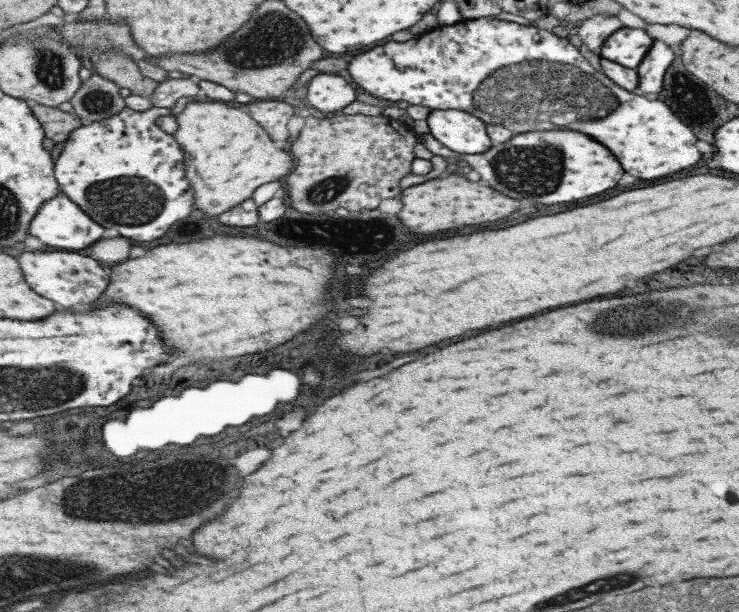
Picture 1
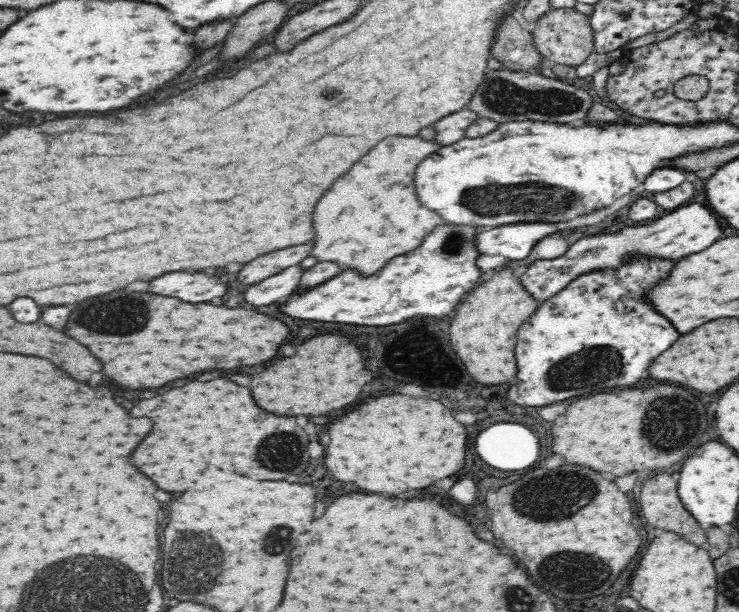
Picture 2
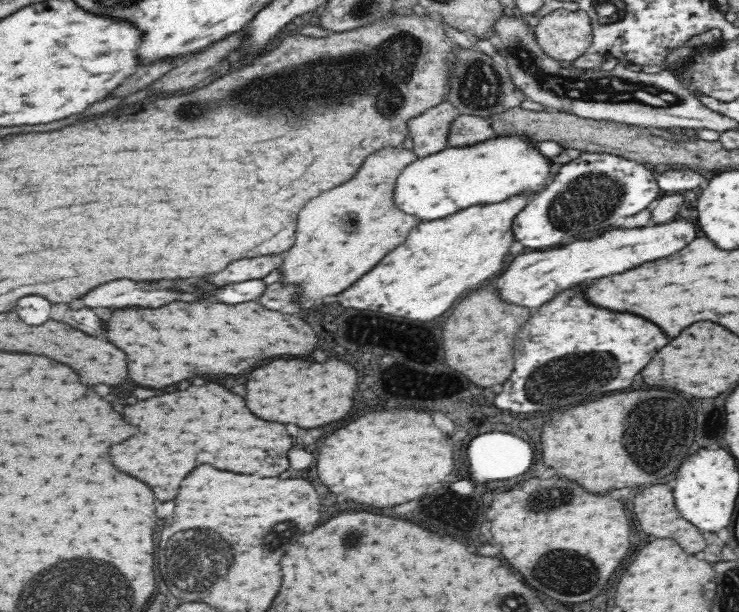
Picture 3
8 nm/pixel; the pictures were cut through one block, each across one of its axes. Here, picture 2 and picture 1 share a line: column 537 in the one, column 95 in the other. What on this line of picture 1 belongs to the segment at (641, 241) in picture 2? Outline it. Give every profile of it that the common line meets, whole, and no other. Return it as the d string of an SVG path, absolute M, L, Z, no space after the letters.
M76 251L23 252L17 258L17 264L21 268L23 280L35 294L39 294L63 308L71 308L77 304L87 304L87 302L97 300L109 280L97 261Z

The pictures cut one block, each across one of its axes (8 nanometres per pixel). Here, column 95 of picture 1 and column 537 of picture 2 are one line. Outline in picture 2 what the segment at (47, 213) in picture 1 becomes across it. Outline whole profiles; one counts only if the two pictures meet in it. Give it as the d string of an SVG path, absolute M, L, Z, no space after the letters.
M528 222L480 229L473 238L474 248L482 256L504 256L508 260L526 258L538 240L558 232L557 224Z

